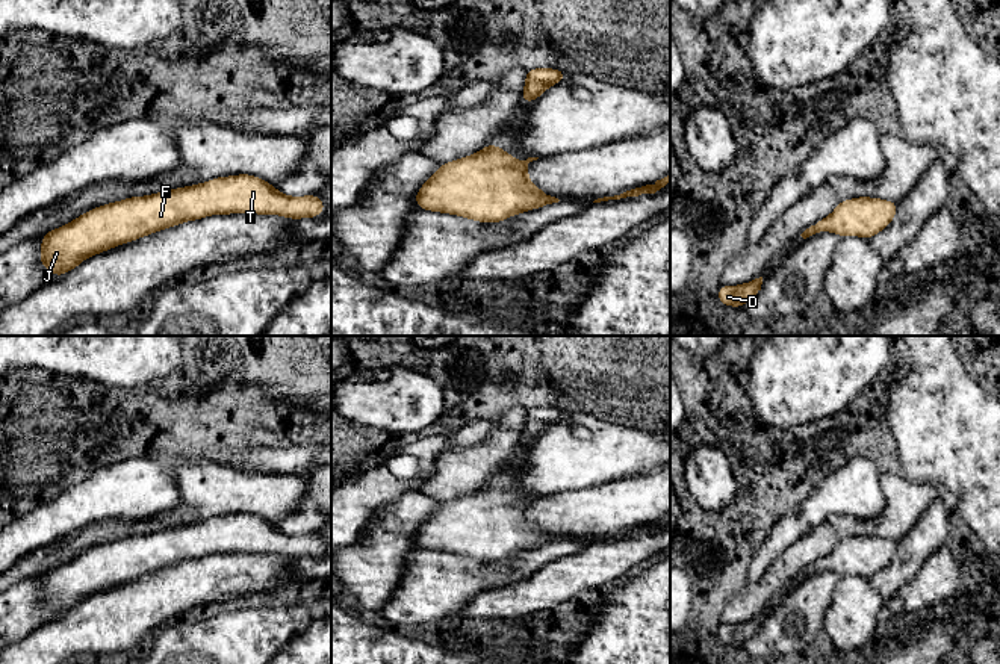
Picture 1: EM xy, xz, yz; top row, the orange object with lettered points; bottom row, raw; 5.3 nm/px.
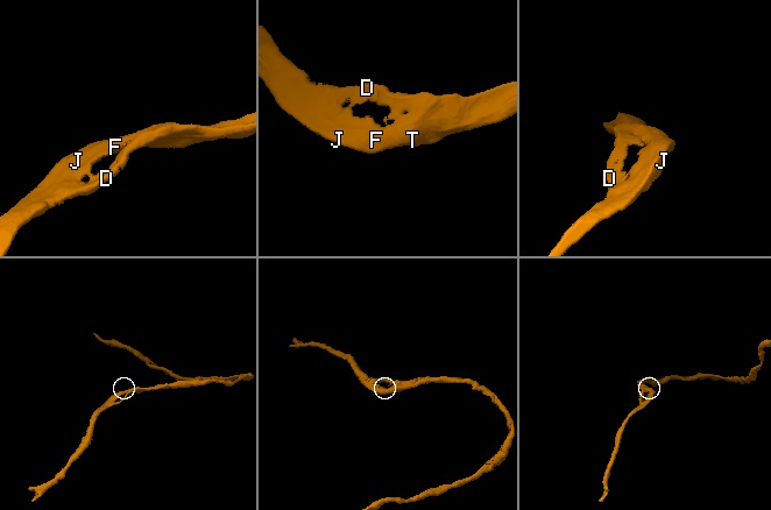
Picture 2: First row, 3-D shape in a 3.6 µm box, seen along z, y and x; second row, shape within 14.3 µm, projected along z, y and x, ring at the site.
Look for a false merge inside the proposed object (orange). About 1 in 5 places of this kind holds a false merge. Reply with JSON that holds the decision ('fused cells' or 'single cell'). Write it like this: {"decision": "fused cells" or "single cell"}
{"decision": "single cell"}

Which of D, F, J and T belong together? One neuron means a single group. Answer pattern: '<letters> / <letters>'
D F J T

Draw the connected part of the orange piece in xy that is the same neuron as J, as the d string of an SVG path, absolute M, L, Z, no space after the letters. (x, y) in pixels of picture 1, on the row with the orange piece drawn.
M251 174L216 177L91 209L42 234L39 265L57 278L91 256L210 215L257 213L301 219L316 218L324 210L321 197L289 197Z

